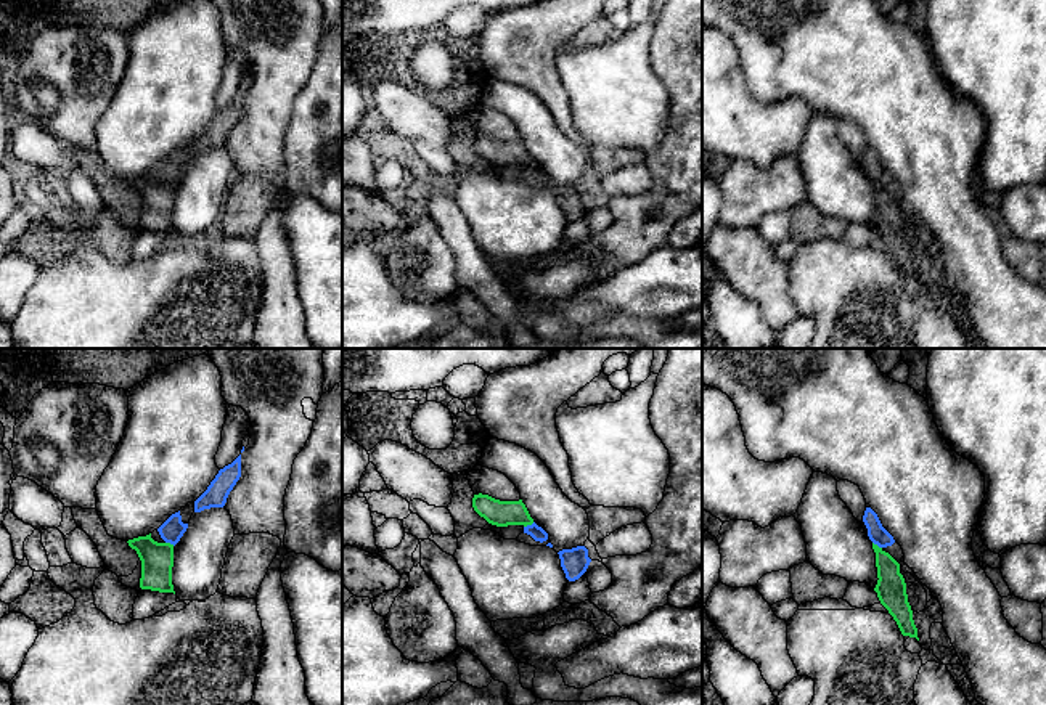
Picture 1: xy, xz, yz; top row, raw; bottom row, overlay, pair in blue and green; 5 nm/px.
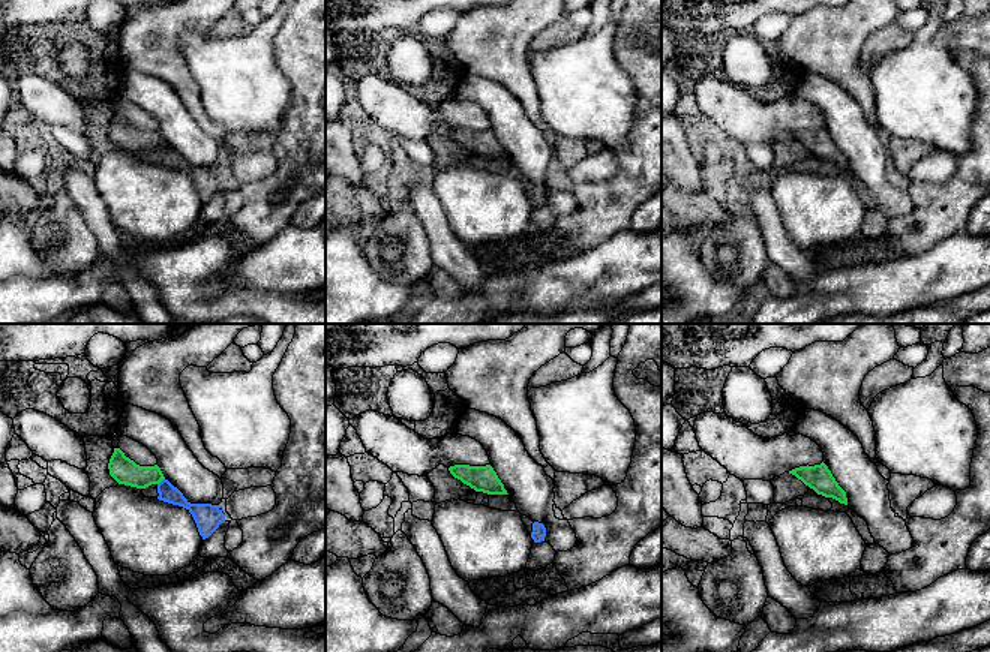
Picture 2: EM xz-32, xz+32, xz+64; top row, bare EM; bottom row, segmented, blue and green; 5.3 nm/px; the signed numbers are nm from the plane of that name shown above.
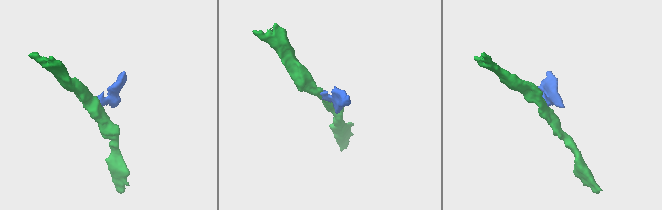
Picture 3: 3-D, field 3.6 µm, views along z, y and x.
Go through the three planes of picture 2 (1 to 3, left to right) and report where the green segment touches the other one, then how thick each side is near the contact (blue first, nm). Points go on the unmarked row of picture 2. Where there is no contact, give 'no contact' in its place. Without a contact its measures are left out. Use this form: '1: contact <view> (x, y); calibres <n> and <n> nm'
1: contact xz-32 (161, 146); calibres 100 and 140 nm
2: no contact
3: no contact

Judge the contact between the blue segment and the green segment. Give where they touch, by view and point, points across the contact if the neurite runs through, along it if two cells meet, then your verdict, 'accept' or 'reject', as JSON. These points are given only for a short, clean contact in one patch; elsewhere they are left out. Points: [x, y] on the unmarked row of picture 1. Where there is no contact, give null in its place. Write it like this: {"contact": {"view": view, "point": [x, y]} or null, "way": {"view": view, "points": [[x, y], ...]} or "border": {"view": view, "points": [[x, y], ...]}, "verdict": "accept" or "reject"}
{"contact": {"view": "xz", "point": [529, 166]}, "border": {"view": "xz", "points": [[534, 163], [524, 167]]}, "verdict": "reject"}

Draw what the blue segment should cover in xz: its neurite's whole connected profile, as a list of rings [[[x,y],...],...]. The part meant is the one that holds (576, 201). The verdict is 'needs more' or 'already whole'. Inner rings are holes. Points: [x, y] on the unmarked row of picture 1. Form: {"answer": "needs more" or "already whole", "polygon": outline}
{"answer": "already whole", "polygon": [[[585,186],[562,189],[558,194],[561,199],[561,207],[569,222],[578,220],[591,202],[591,199],[588,198],[588,189]]]}

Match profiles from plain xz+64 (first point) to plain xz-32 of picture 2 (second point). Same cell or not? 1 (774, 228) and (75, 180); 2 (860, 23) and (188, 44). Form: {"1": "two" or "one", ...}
{"1": "one", "2": "two"}

